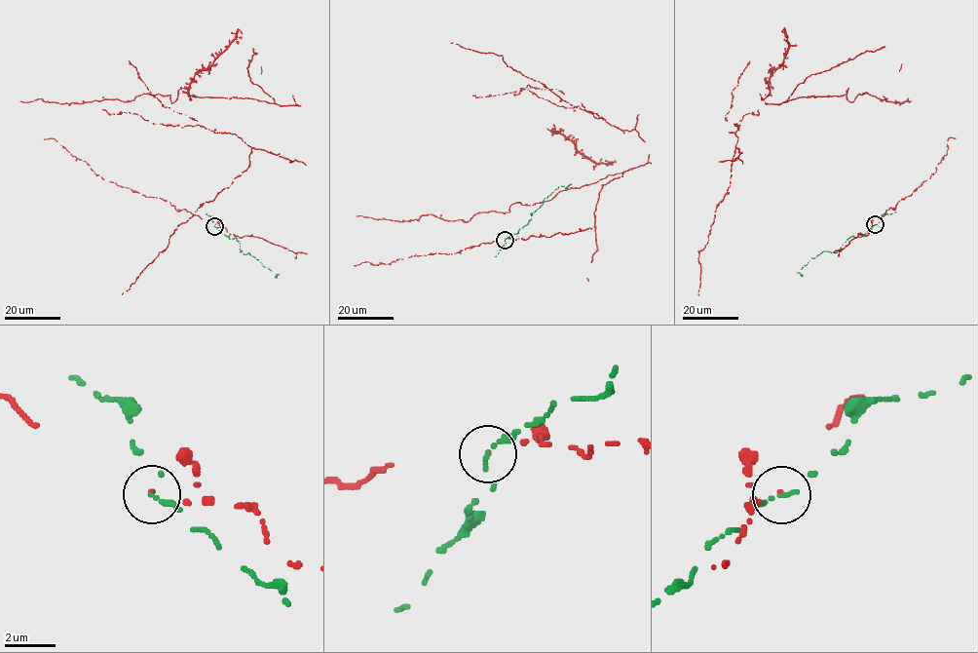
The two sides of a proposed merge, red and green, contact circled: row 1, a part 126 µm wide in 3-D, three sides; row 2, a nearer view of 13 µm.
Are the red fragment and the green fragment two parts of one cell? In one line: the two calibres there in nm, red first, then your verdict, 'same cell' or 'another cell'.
70/130 nm | another cell

